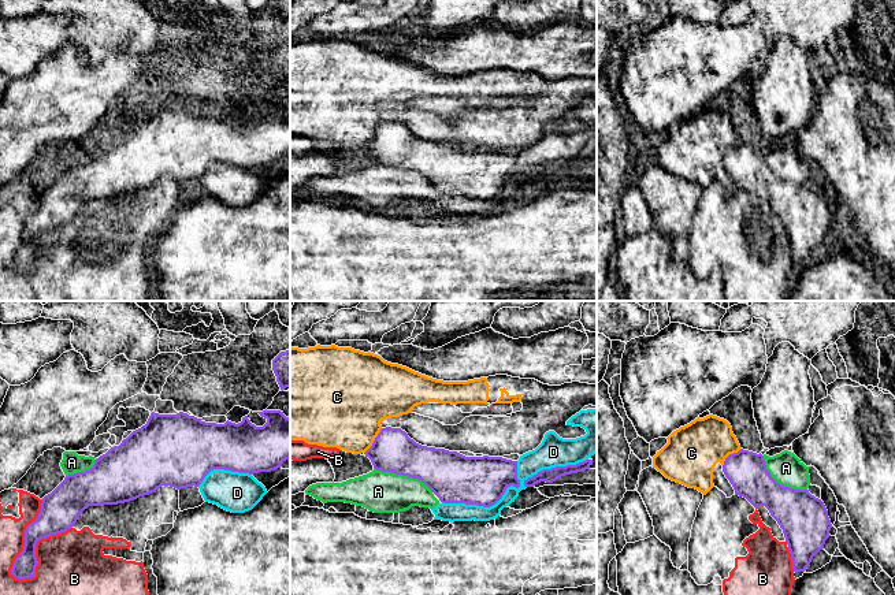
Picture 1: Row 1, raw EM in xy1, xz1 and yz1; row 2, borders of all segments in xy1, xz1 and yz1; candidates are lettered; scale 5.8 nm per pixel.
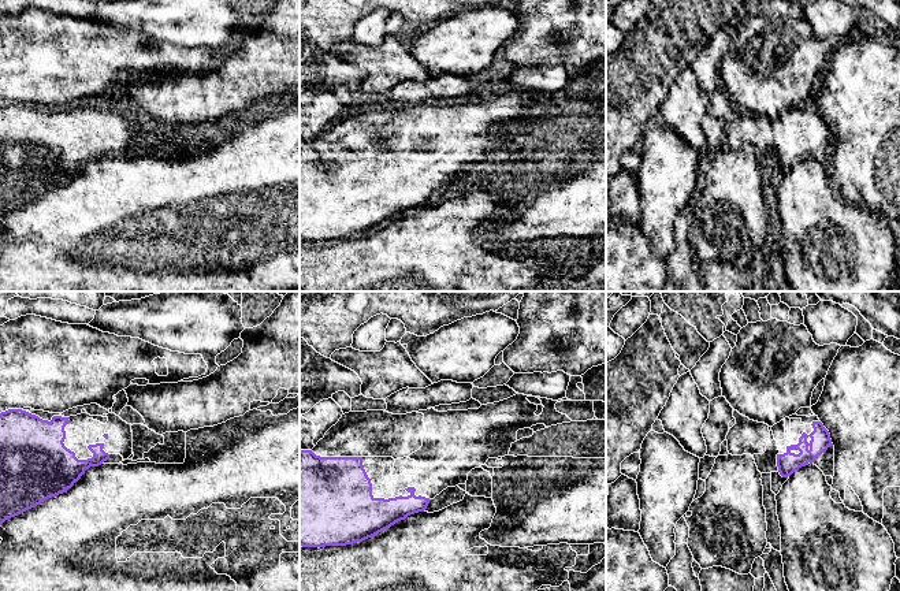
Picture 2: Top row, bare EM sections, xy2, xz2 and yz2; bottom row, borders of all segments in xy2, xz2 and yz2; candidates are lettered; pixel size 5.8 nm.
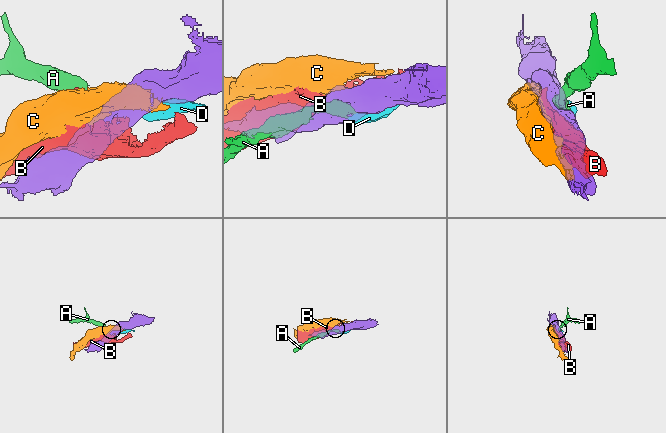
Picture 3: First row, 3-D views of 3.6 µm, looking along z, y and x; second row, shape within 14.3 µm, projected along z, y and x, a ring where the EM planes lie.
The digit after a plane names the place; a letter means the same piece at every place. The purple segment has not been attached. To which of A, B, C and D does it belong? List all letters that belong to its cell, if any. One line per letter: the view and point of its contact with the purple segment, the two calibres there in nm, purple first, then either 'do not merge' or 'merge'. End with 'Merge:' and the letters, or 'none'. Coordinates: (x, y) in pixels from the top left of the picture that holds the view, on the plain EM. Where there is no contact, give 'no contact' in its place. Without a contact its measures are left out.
A: xz1 (404, 168) | 280/240 nm | do not merge
B: xy1 (25, 234) | 220/300 nm | do not merge
C: xz1 (374, 134) | 240/440 nm | do not merge
D: xz1 (494, 197) | 280/110 nm | do not merge
Merge: none

